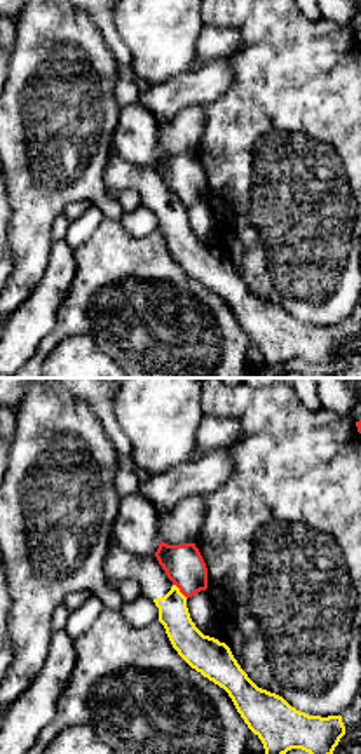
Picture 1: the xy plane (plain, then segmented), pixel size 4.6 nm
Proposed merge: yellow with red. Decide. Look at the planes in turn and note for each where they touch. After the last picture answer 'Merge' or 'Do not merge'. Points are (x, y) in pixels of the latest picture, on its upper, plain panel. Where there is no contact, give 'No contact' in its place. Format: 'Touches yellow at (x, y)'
Touches yellow at (178, 201)

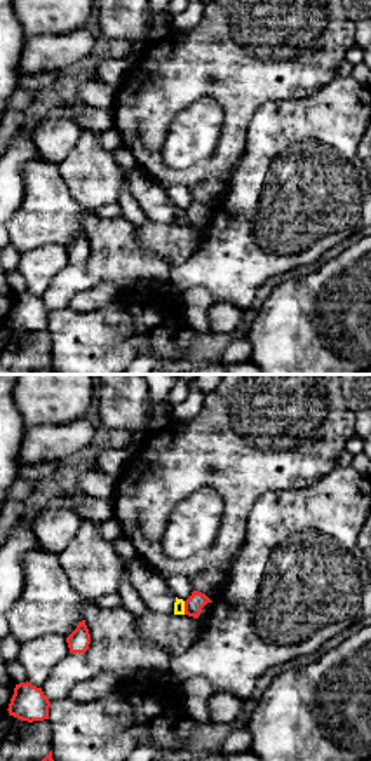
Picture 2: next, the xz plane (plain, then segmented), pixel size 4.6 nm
Touches yellow at (183, 218)

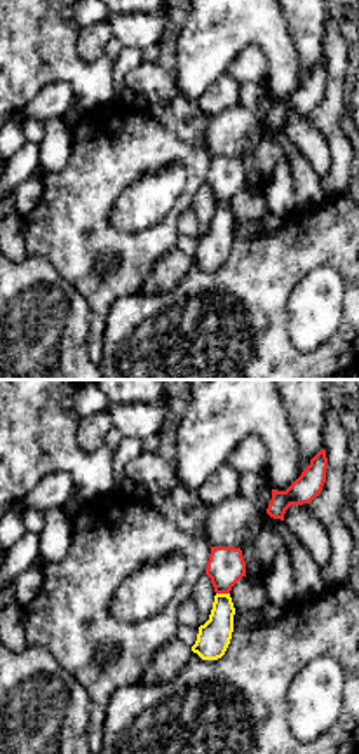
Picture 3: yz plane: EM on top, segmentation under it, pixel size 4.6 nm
Touches yellow at (223, 204)

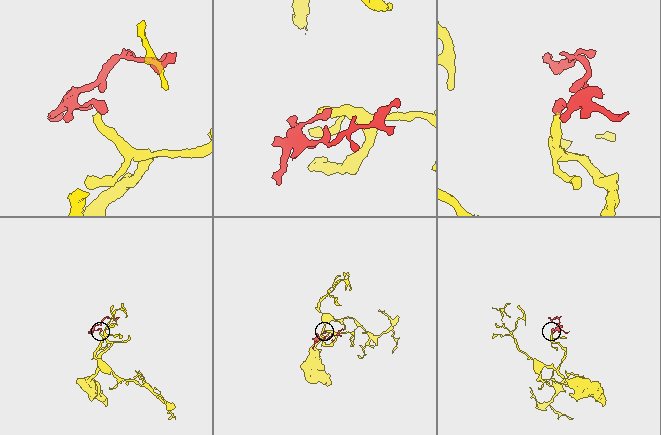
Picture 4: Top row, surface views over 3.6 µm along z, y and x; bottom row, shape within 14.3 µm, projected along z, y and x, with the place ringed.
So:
Do not merge

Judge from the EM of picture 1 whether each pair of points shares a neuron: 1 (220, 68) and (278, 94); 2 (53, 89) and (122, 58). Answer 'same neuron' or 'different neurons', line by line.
1: different neurons
2: different neurons

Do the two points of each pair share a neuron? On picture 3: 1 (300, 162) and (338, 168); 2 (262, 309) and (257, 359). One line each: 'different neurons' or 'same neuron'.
1: different neurons
2: same neuron

